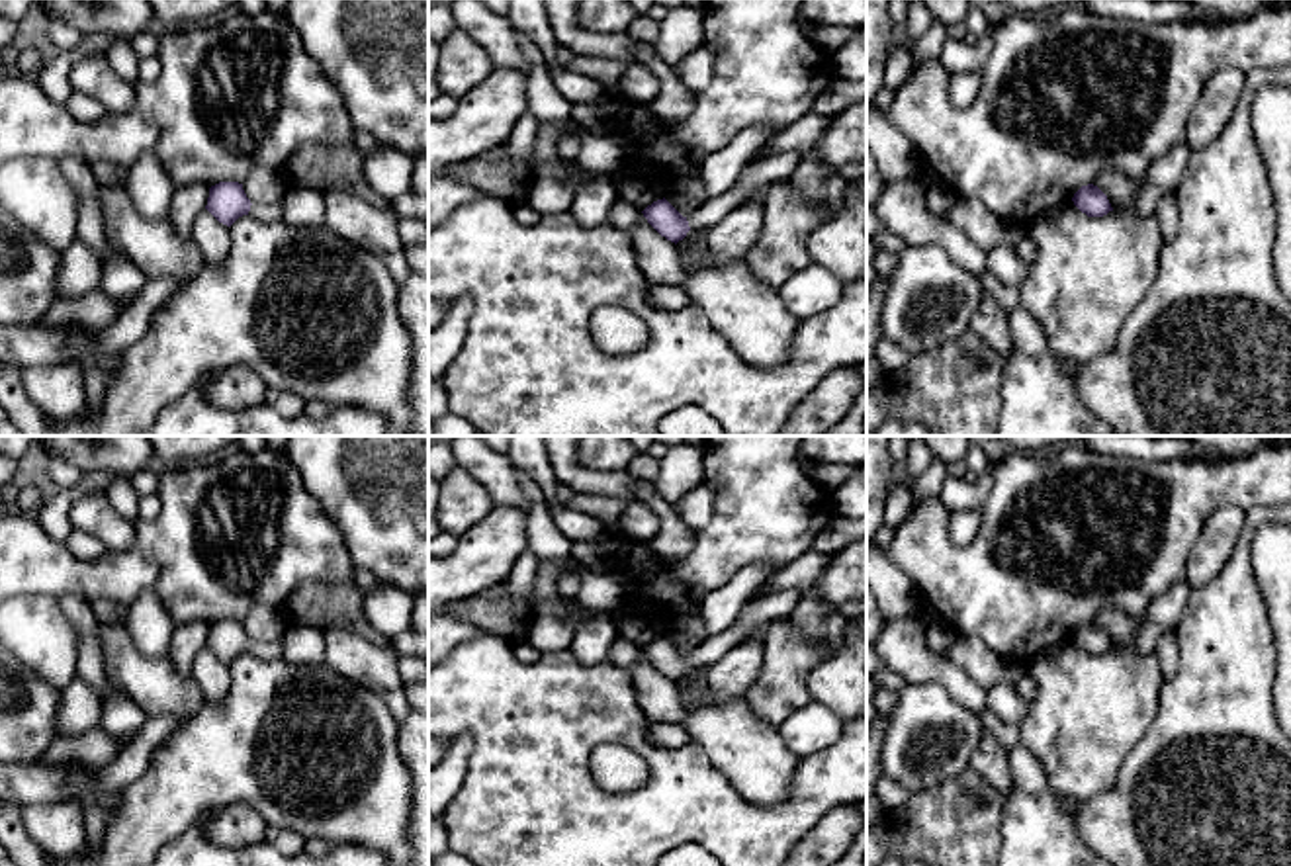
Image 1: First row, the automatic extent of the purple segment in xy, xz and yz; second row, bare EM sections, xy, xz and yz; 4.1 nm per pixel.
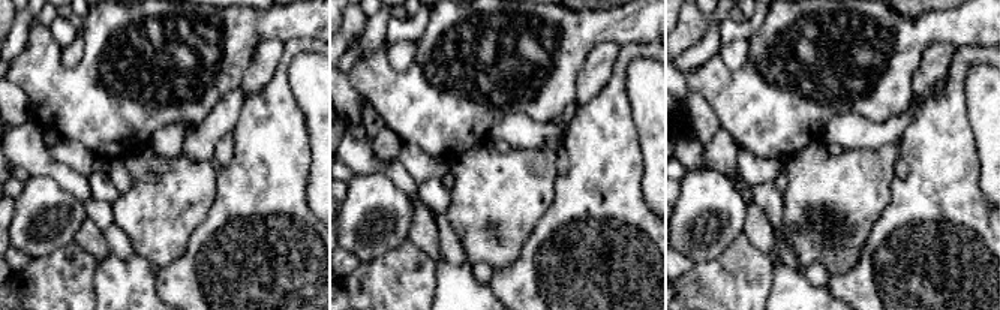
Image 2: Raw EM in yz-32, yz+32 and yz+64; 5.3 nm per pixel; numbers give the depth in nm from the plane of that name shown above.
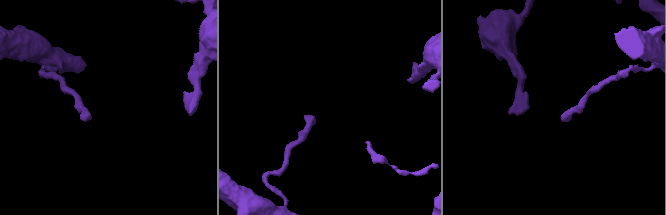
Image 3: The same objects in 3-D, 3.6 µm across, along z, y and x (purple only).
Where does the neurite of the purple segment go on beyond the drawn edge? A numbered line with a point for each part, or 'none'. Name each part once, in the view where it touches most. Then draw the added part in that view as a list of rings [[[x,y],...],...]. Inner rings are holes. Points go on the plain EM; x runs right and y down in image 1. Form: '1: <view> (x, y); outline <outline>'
1: xz (757, 612); outline [[[788,588],[782,592],[765,594],[751,598],[737,620],[722,633],[708,635],[708,639],[692,649],[687,659],[690,667],[708,667],[726,655],[730,649],[747,641],[755,631],[763,629],[775,620],[788,618],[796,604],[800,602],[802,592]]]

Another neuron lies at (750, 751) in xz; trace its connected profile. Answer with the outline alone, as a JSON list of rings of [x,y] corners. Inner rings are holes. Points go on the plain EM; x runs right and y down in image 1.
[[[698,667],[677,684],[685,706],[681,725],[735,792],[757,805],[784,801],[800,758],[786,749],[779,727],[761,719],[745,696],[720,700]]]

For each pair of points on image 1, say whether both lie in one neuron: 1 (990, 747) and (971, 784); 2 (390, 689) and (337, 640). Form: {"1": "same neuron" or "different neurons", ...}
{"1": "different neurons", "2": "same neuron"}

